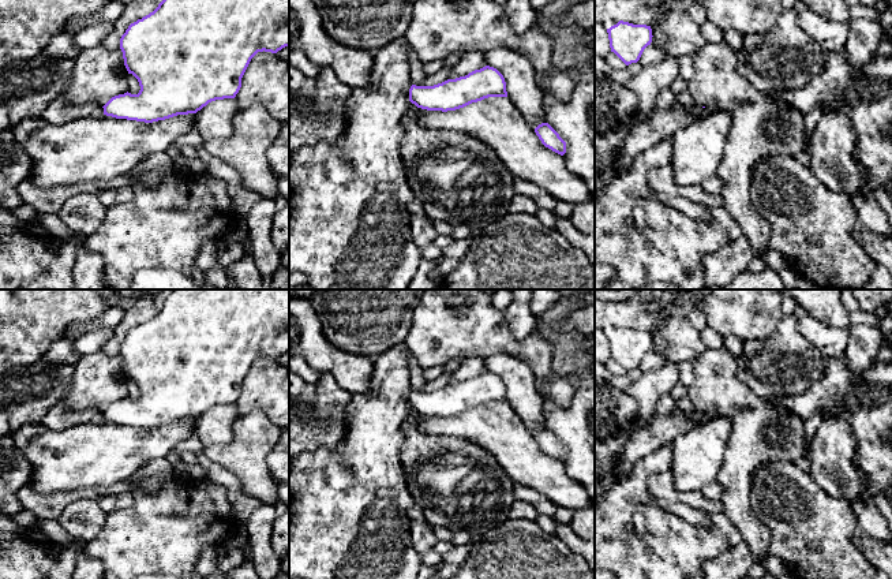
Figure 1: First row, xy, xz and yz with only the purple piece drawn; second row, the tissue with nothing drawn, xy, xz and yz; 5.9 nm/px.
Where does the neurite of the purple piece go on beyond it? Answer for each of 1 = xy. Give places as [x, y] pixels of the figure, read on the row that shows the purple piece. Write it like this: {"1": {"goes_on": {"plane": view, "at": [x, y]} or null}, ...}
{"1": {"goes_on": null}}

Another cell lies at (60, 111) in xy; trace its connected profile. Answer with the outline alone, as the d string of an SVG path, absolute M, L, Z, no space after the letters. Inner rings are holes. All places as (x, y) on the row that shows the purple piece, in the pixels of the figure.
M64 96L52 100L41 115L45 122L53 126L63 126L72 120L101 116L104 116L102 105L93 101L74 102L68 101Z

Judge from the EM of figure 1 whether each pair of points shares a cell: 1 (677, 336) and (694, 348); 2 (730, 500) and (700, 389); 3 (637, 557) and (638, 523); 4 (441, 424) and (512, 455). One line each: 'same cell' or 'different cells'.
1: same cell
2: same cell
3: different cells
4: same cell

